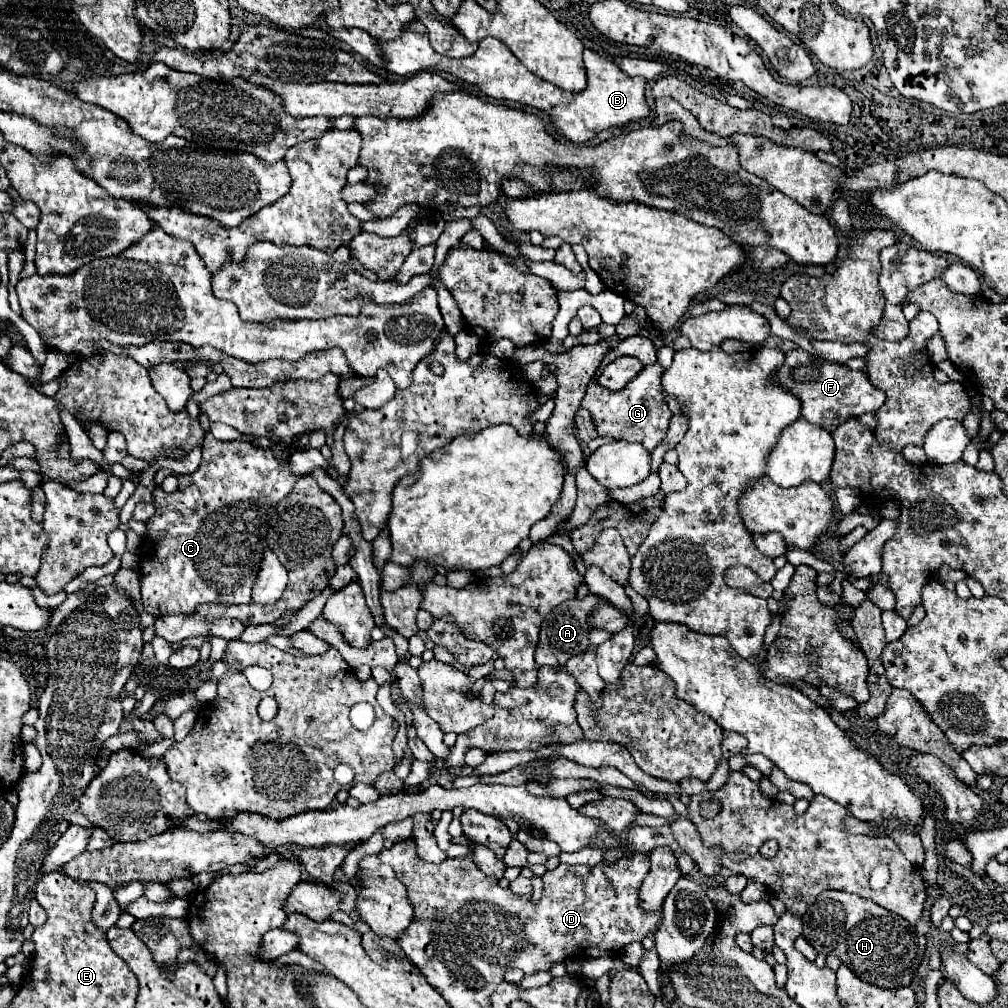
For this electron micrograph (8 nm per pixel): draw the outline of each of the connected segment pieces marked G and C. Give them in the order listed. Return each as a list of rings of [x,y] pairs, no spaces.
[[[658,362],[644,366],[642,372],[638,372],[638,376],[618,392],[610,392],[598,386],[596,382],[590,382],[580,406],[592,414],[592,422],[600,438],[640,442],[648,452],[652,452],[664,440],[672,414],[668,410],[668,404],[664,400],[664,392],[660,386],[662,372],[664,368]]]
[[[210,434],[204,436],[204,452],[202,452],[202,462],[198,466],[196,472],[192,474],[174,474],[172,470],[158,470],[156,476],[154,476],[154,482],[156,484],[162,484],[162,480],[166,476],[176,476],[180,486],[176,492],[168,494],[162,490],[162,486],[156,486],[154,488],[154,500],[156,500],[156,506],[158,508],[164,508],[162,514],[154,514],[146,526],[148,526],[148,532],[146,532],[146,538],[142,540],[142,548],[140,548],[140,556],[146,556],[146,558],[140,558],[140,572],[142,572],[142,606],[148,614],[152,614],[154,618],[160,618],[160,616],[170,616],[170,614],[192,614],[196,610],[198,604],[248,604],[252,602],[252,586],[254,586],[254,578],[258,576],[258,566],[262,564],[262,554],[266,552],[268,548],[268,518],[272,514],[276,514],[276,506],[282,498],[286,498],[286,494],[290,494],[290,490],[294,488],[294,482],[298,482],[298,474],[294,474],[290,470],[290,462],[280,462],[272,450],[262,450],[262,448],[256,448],[252,446],[250,442],[244,442],[244,440],[234,440],[234,442],[218,442],[214,440]]]

